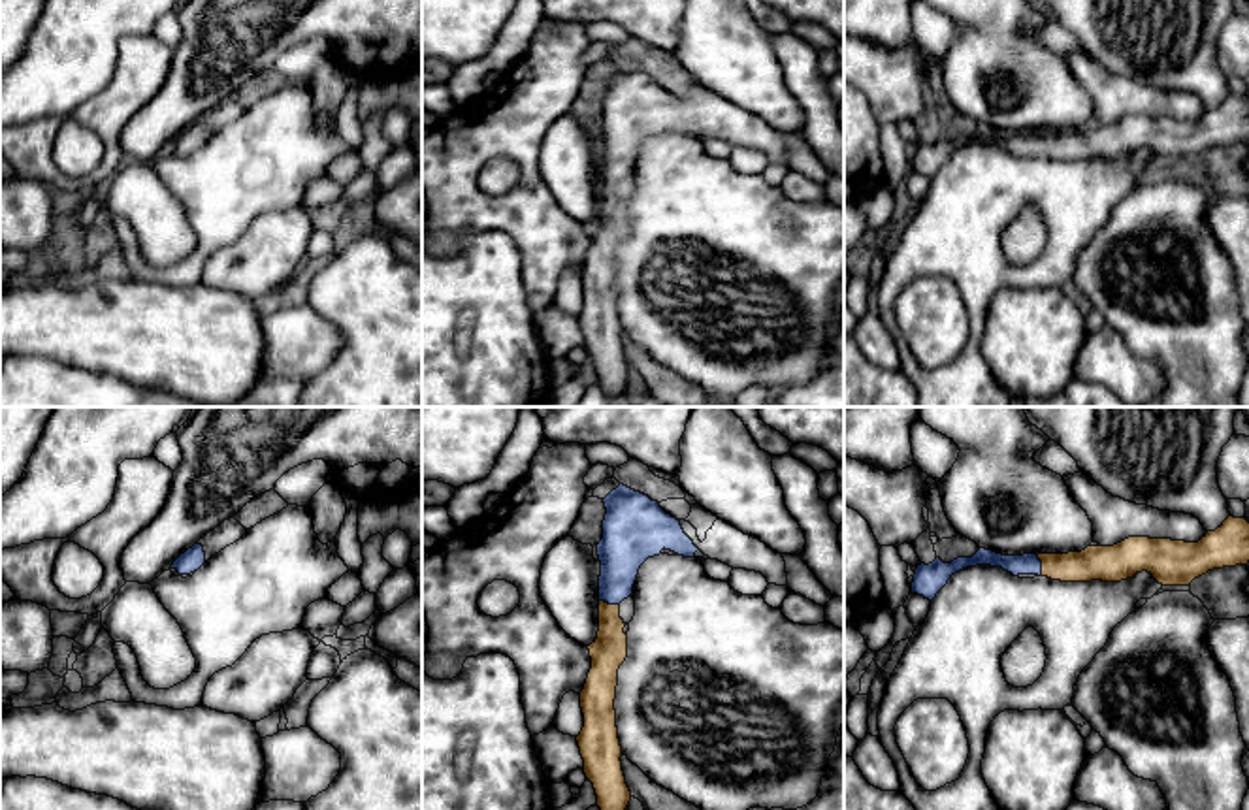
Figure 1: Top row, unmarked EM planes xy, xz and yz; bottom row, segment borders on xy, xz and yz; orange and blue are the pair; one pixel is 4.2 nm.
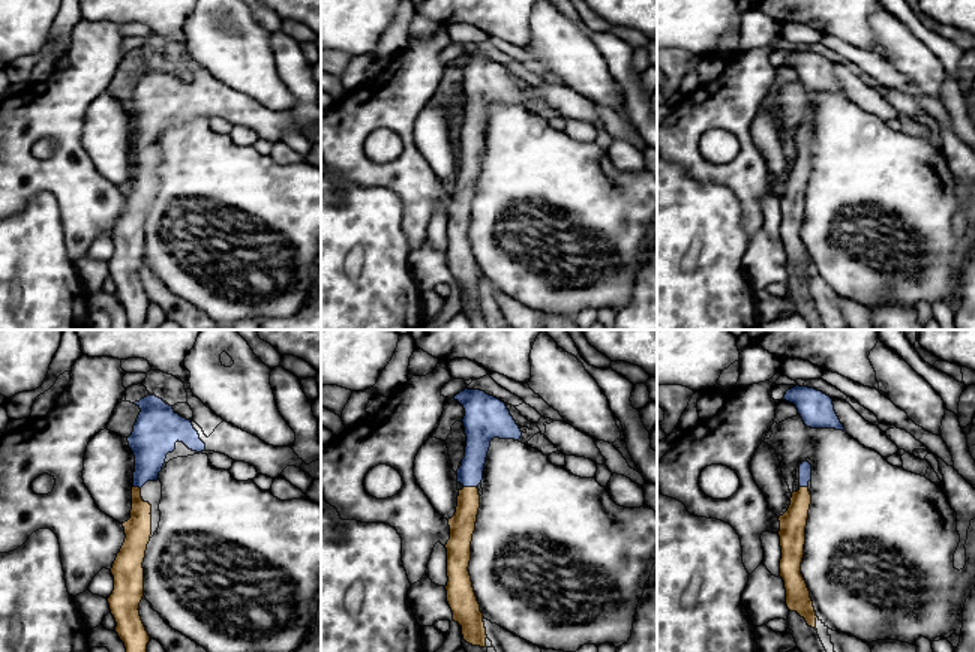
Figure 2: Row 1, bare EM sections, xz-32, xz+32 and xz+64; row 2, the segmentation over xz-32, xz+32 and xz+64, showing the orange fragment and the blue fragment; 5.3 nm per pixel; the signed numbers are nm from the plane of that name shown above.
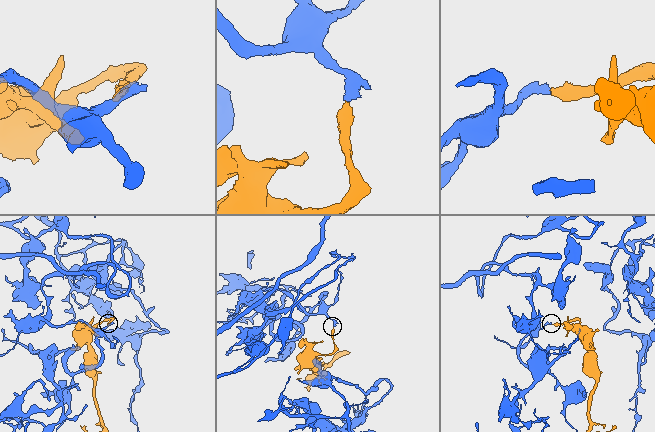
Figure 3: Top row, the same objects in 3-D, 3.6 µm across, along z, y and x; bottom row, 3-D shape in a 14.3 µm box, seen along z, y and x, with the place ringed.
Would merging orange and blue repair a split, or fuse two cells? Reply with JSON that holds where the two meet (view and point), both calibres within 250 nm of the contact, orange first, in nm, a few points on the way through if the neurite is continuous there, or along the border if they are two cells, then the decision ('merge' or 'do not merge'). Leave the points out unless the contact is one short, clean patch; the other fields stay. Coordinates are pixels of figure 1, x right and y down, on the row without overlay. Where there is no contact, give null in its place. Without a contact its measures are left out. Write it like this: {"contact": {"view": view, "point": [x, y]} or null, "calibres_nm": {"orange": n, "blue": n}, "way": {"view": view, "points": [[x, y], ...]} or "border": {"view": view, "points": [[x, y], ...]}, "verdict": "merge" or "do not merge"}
{"contact": {"view": "xz", "point": [607, 181]}, "calibres_nm": {"orange": 150, "blue": 200}, "verdict": "merge"}

